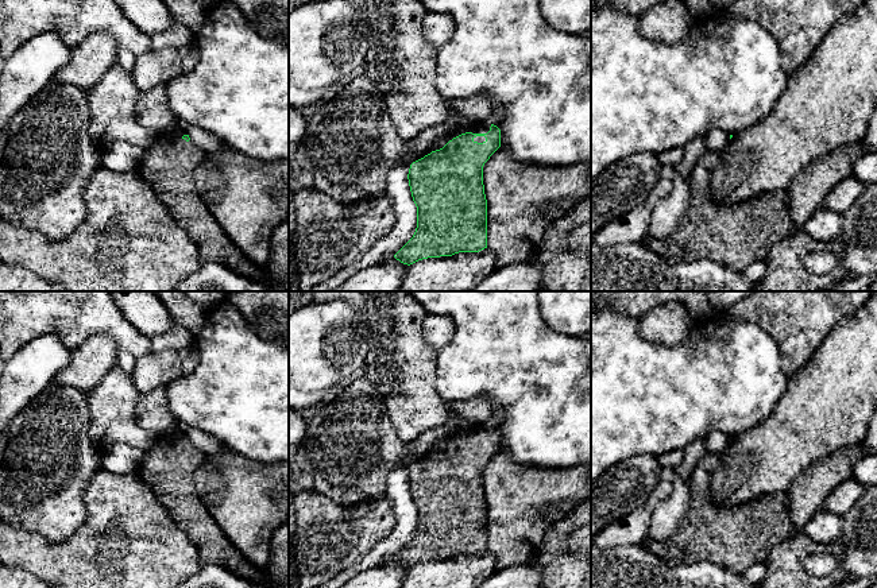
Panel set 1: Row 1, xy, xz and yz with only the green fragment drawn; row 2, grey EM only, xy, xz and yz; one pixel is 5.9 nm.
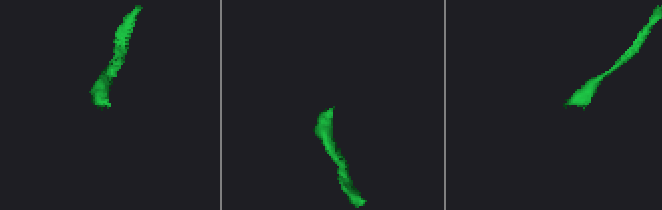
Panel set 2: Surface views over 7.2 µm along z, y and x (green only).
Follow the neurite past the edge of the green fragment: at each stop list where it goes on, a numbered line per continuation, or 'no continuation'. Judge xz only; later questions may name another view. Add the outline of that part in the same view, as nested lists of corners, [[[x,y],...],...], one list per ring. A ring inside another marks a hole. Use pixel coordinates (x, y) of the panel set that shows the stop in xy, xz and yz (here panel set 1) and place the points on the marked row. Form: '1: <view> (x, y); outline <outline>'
1: xz (483, 127); outline [[[488,121],[474,123],[467,132],[472,134],[487,134],[491,124]]]

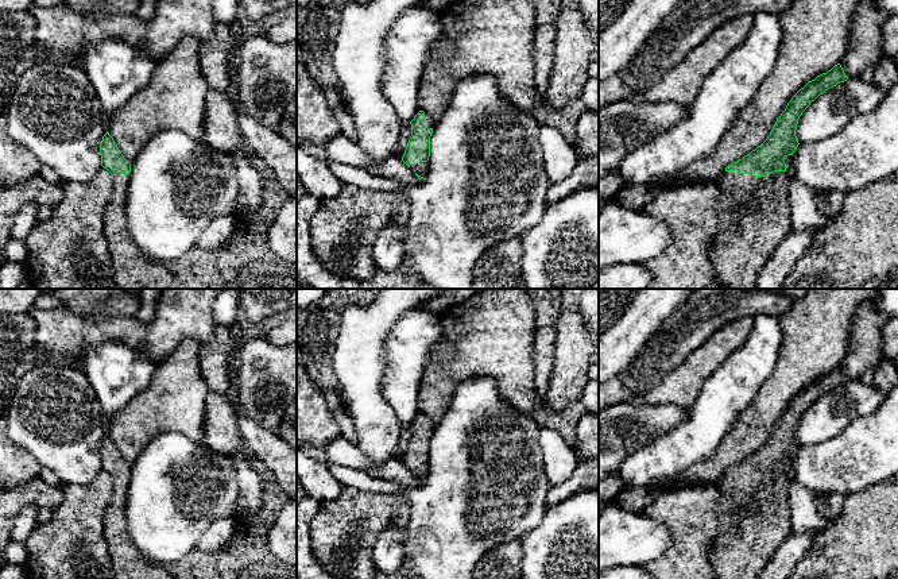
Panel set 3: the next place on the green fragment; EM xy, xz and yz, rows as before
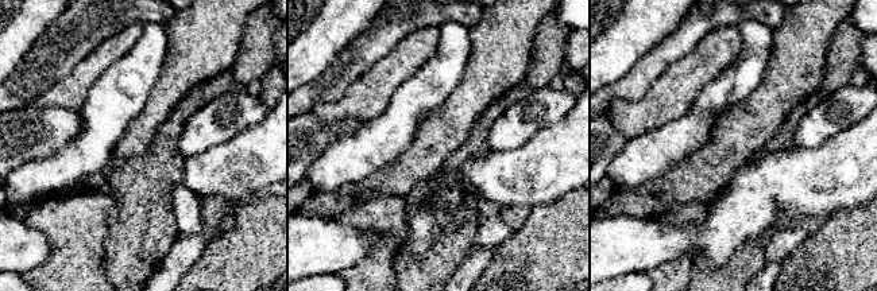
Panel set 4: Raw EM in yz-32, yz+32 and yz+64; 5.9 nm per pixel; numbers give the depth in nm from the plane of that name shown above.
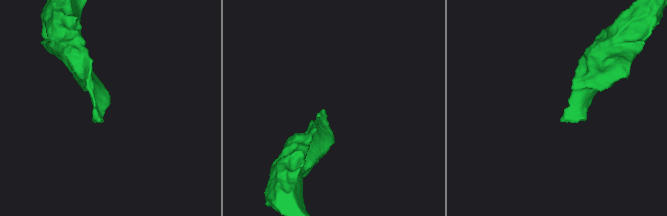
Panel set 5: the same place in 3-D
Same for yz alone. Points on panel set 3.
1: yz (740, 249); outline [[[724,171],[717,211],[721,217],[711,260],[727,289],[756,289],[756,278],[790,229],[789,174],[766,177]]]

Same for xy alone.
1: xy (132, 269); outline [[[129,174],[113,175],[112,194],[104,212],[104,235],[119,289],[183,289],[170,263],[150,259],[127,229],[125,201]]]

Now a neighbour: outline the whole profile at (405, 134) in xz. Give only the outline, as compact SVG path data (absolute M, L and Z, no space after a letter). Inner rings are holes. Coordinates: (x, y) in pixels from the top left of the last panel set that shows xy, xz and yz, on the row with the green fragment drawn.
M402 123L400 124L400 132L399 132L399 142L395 147L395 157L396 158L402 159L410 136L411 136L411 124L410 123Z

